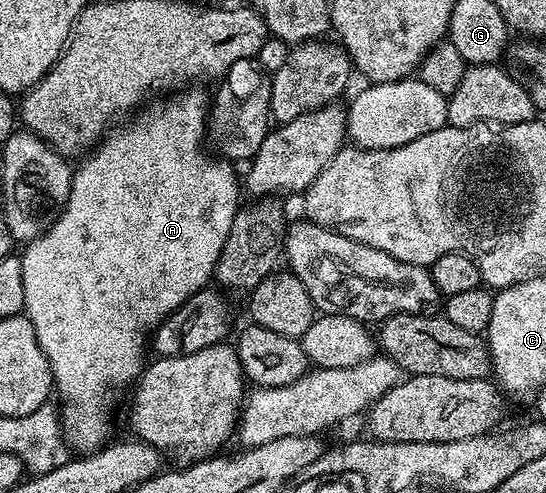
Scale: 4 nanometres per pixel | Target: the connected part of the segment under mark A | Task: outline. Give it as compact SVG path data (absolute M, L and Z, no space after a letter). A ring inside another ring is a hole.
M189 91L177 97L163 98L166 100L162 104L148 111L143 110L142 119L128 124L127 127L115 126L103 138L101 144L95 146L92 153L87 154L79 162L83 163L73 168L70 196L66 202L66 208L59 213L57 221L50 226L46 234L35 239L33 243L25 244L23 251L26 252L21 252L20 255L24 269L24 301L26 302L24 314L34 327L40 349L50 362L56 395L62 398L60 418L62 430L66 434L66 442L78 453L98 451L111 442L110 407L107 404L106 391L112 390L113 387L122 387L125 383L133 384L137 380L147 366L148 359L145 359L145 355L146 351L148 355L148 344L151 342L154 329L160 326L175 309L188 302L196 292L203 290L213 280L220 249L224 249L224 241L228 241L234 215L240 210L239 176L238 179L234 176L234 171L230 168L233 166L227 160L215 157L204 146L204 140L208 135L208 95L202 91Z

